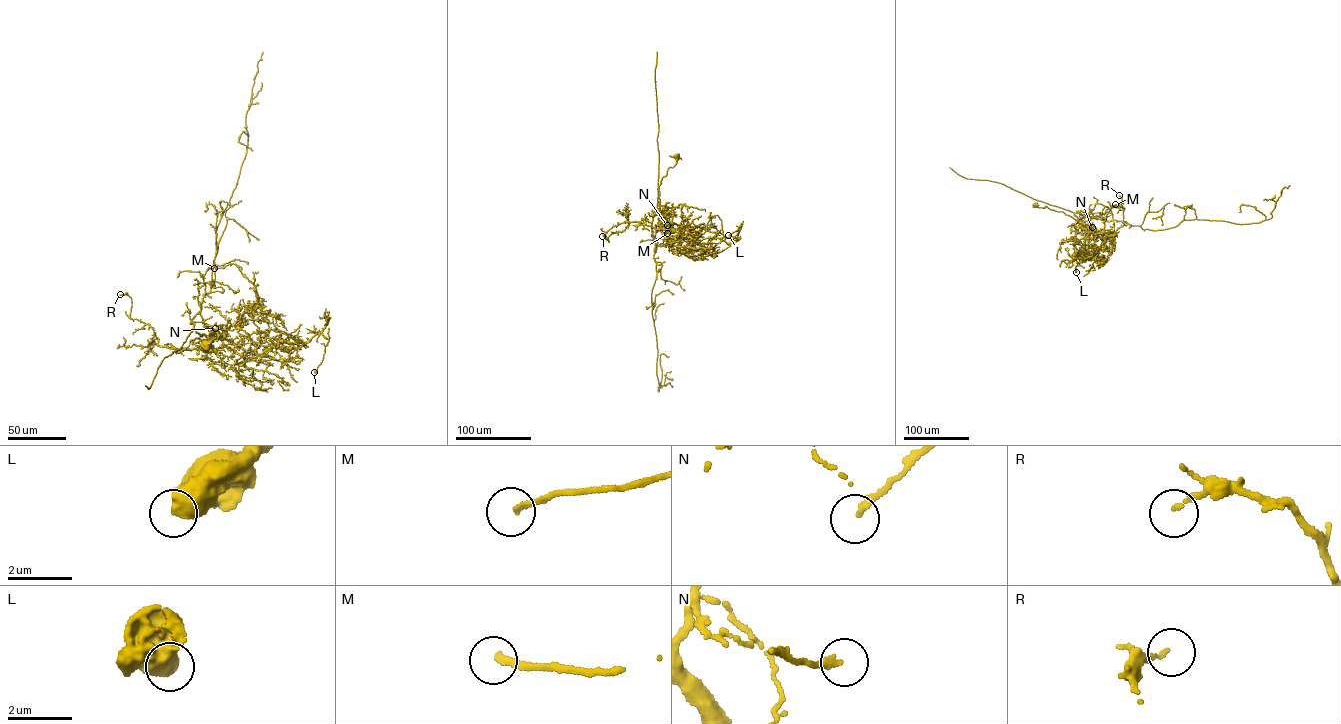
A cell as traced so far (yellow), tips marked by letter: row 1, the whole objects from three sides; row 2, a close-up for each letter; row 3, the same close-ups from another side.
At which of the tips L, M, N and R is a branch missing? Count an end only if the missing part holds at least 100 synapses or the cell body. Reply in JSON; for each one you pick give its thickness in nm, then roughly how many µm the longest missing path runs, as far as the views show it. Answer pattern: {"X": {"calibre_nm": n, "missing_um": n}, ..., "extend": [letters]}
{"extend": []}

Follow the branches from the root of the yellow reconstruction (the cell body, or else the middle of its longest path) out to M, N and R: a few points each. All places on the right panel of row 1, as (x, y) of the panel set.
M: (1034, 205), (1063, 211), (1100, 237), (1108, 238), (1111, 237), (1104, 232), (1105, 216), (1115, 204)
N: (1034, 205), (1063, 211), (1096, 234), (1088, 259), (1082, 262), (1083, 245), (1092, 227)
R: (1034, 205), (1070, 216), (1094, 231), (1098, 237), (1094, 239), (1089, 237), (1089, 221), (1120, 203), (1119, 195)

